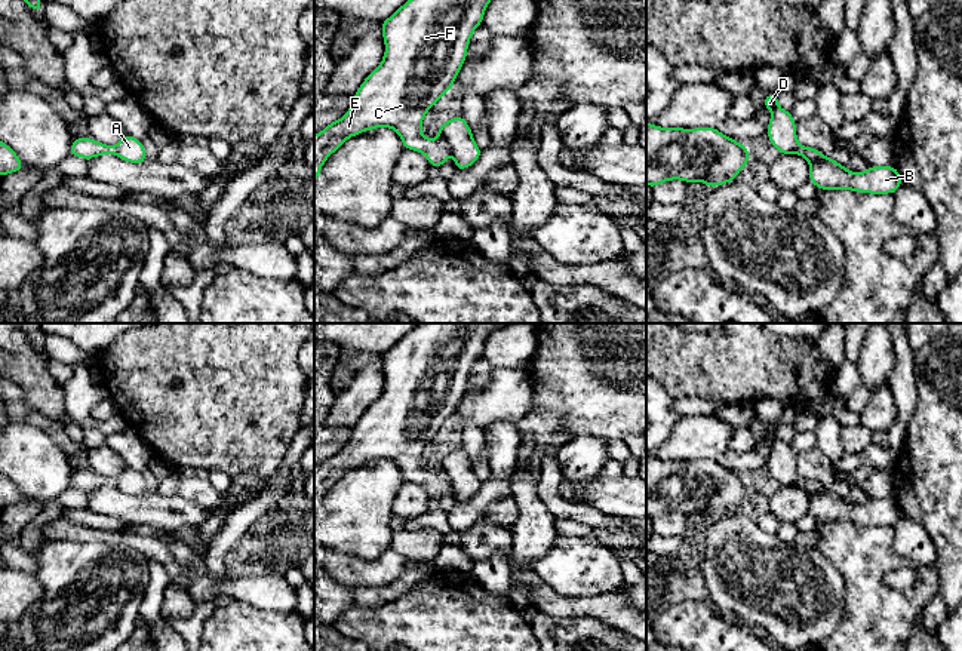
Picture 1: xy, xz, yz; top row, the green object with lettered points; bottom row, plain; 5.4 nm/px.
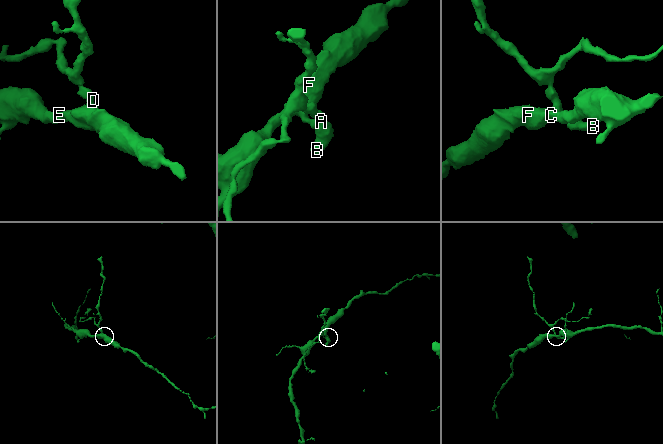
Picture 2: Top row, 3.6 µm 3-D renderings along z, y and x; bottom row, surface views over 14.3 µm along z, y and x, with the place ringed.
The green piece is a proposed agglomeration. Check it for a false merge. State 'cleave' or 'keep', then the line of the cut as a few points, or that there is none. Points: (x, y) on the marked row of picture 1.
cleave; cut in xz along (439, 140), (452, 150)

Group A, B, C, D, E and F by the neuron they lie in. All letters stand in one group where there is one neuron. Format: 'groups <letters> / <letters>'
groups A B D / C E F

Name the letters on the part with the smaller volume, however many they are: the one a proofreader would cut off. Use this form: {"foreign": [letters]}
{"foreign": ["A", "B", "D"]}

